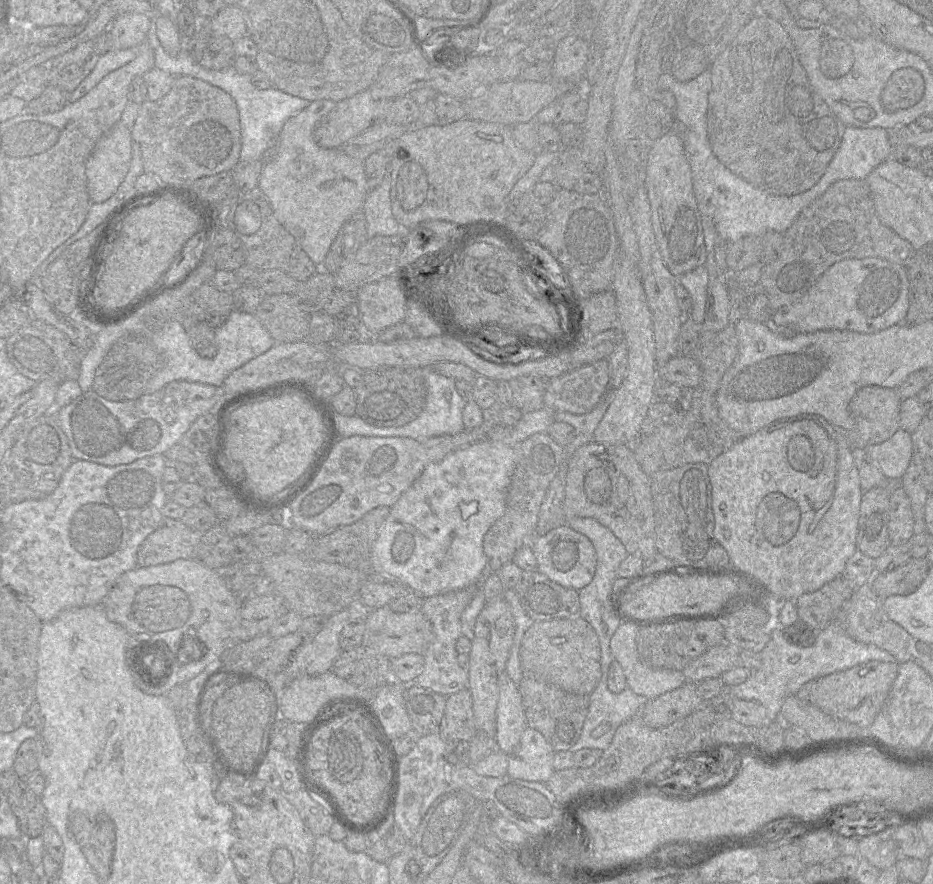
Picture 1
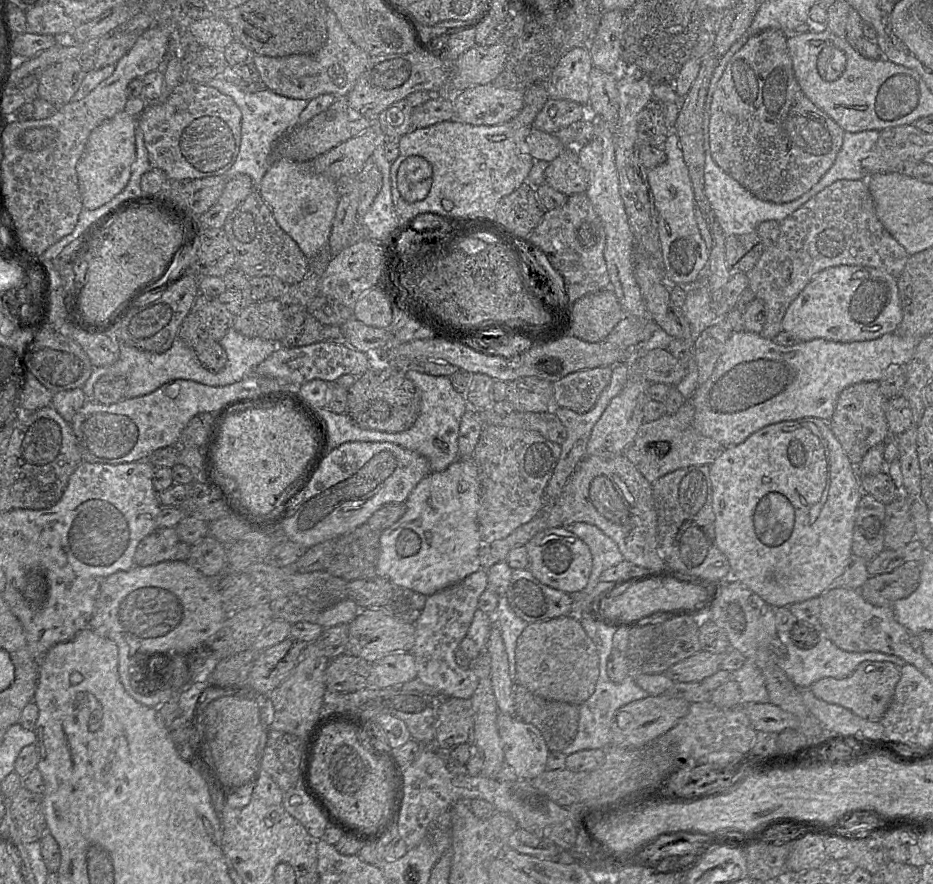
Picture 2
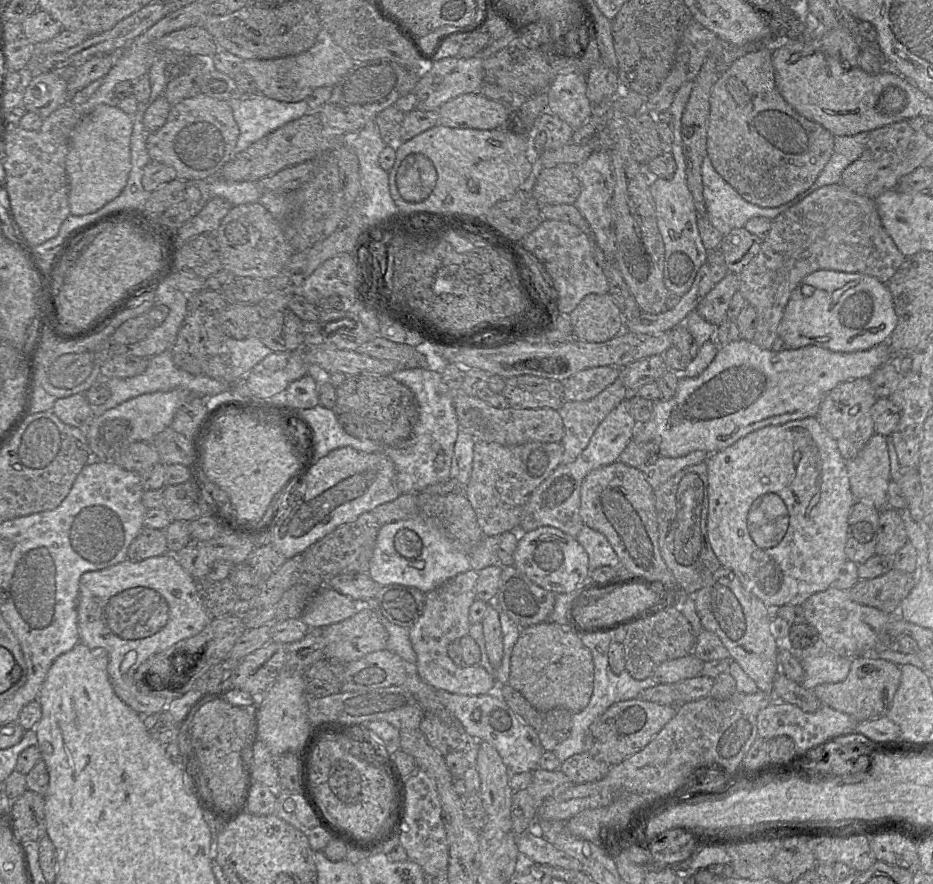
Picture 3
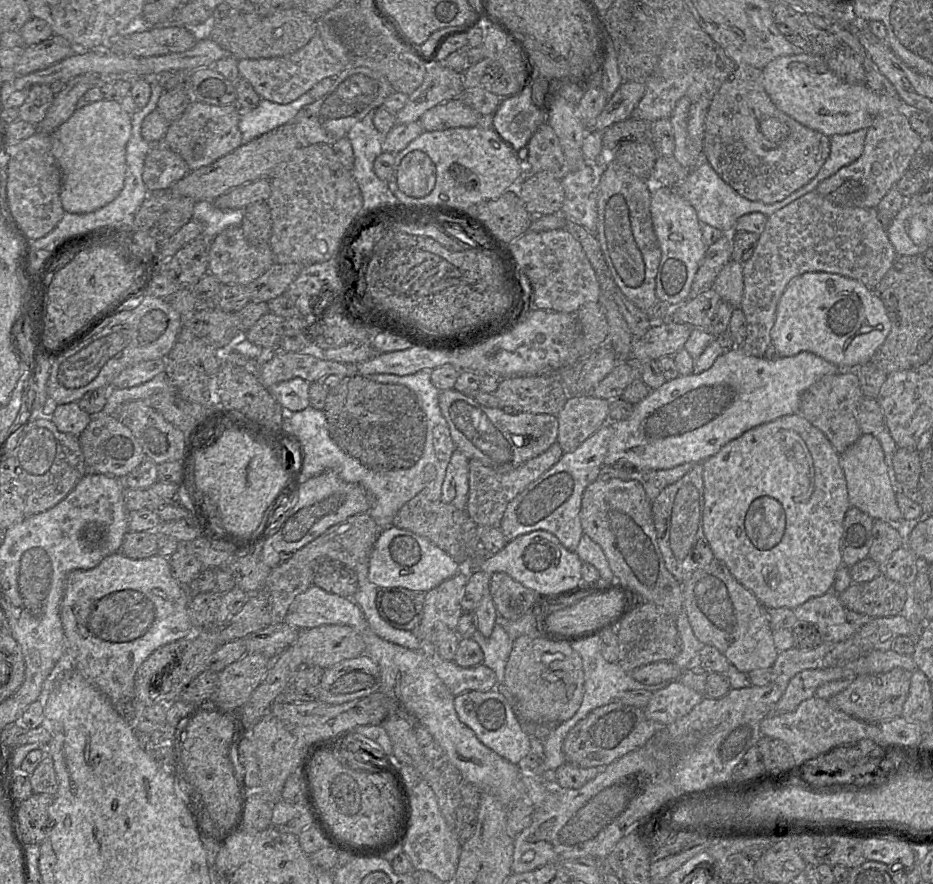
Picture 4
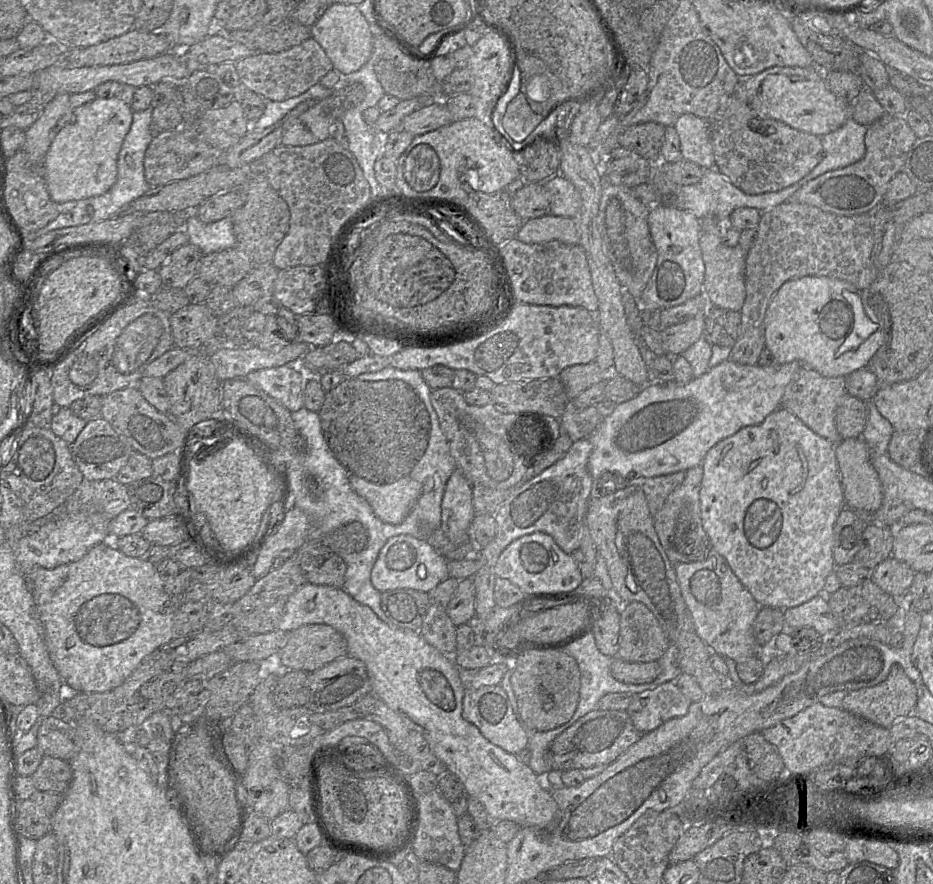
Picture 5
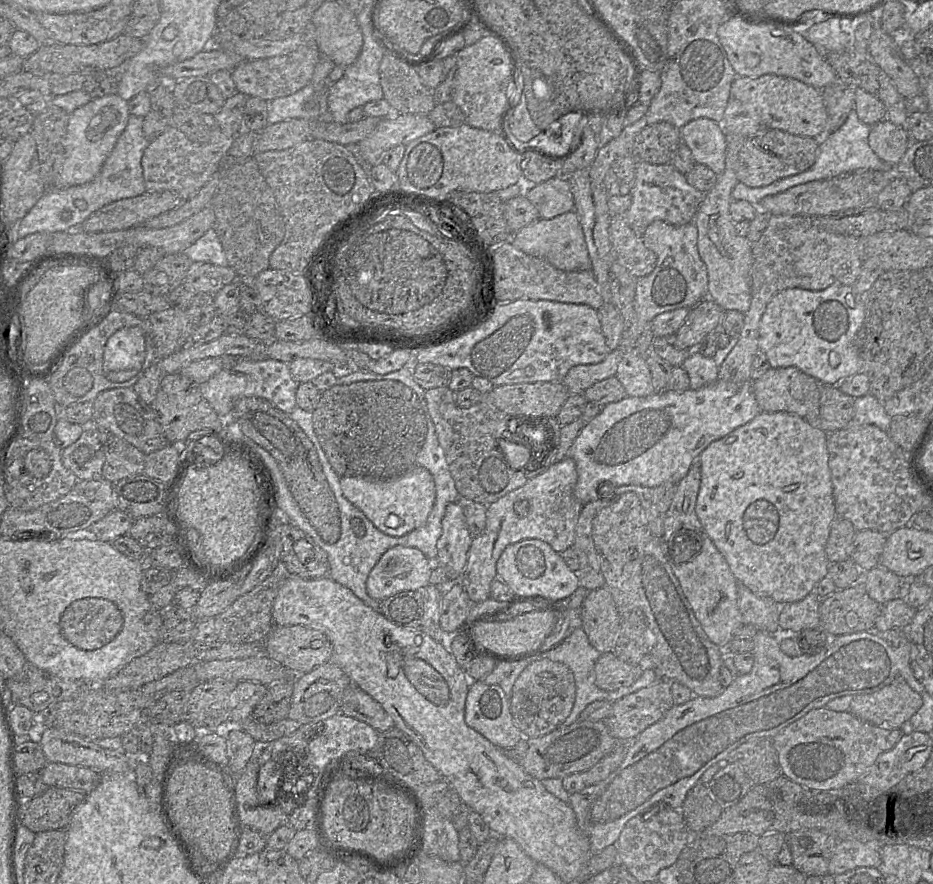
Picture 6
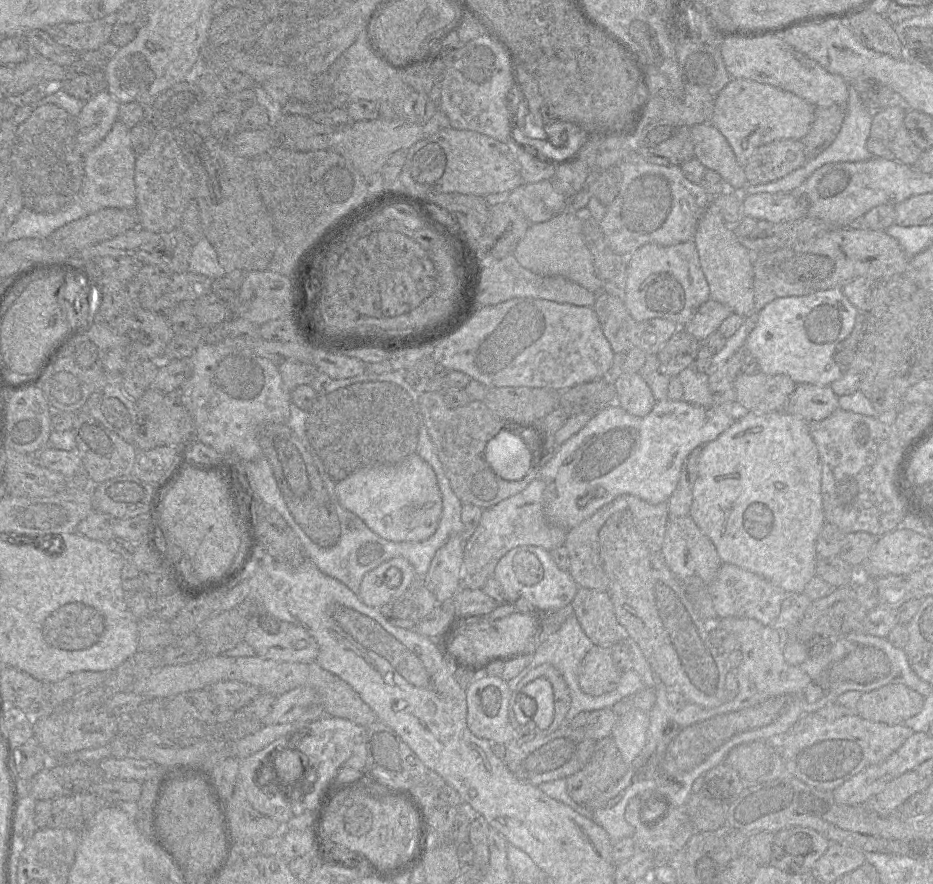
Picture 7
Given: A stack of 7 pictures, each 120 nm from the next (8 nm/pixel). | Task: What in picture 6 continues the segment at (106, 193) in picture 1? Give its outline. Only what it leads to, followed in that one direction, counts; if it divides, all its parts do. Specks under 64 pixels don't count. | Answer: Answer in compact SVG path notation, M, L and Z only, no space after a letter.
M118 94L93 98L71 113L64 138L64 162L60 172L53 177L53 187L48 188L65 189L92 181L126 128L129 116L128 101Z

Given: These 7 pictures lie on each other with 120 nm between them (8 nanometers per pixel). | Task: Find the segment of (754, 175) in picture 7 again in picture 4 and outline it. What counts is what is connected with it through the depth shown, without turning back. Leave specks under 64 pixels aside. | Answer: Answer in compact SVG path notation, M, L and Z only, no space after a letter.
M737 65L710 100L705 118L702 159L740 196L750 201L780 202L808 184L830 154L830 138L807 128L780 111L765 91L762 69Z

